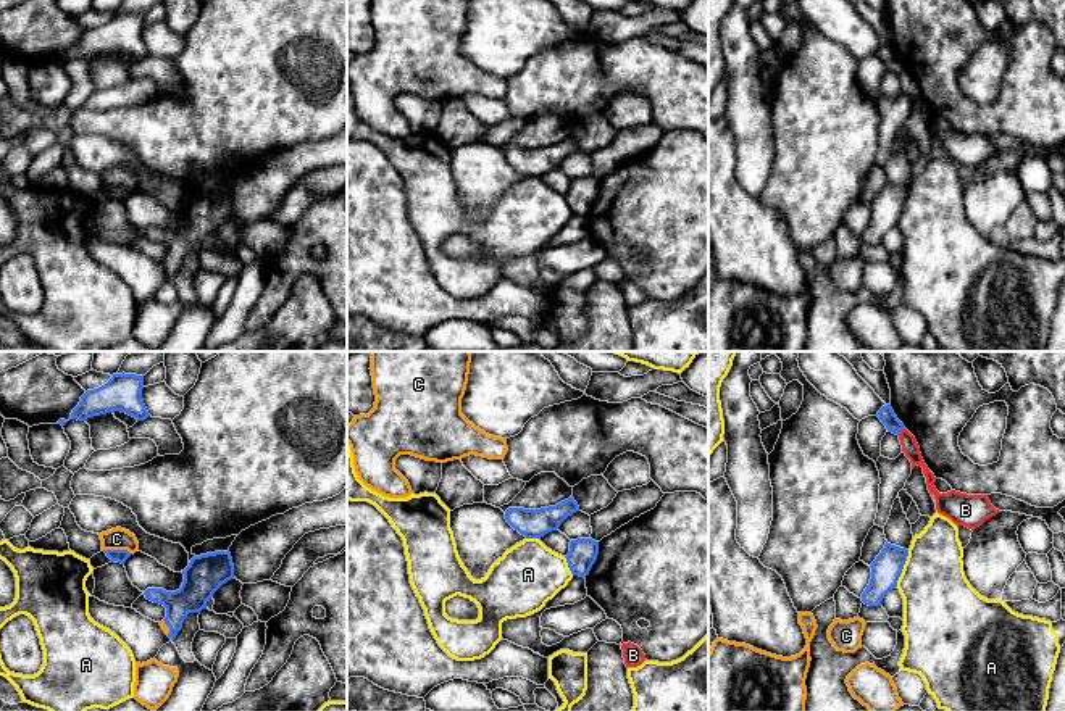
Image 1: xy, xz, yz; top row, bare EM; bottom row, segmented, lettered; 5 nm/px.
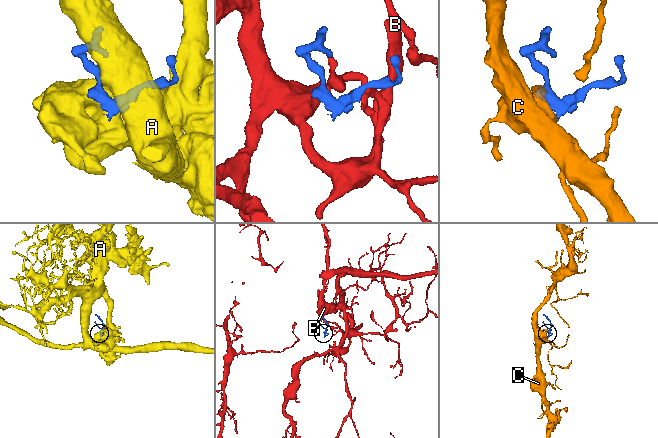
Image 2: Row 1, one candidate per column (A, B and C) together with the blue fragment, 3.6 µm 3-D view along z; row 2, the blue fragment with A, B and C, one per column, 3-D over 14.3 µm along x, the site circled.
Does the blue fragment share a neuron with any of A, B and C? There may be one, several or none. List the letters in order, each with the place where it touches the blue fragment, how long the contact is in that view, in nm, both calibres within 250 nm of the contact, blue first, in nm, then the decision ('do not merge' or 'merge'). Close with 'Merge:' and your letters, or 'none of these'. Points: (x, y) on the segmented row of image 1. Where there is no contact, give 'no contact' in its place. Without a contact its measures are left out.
A: meets blue in yz at (902, 568); contact 200 nm long; 150 nm thick on the blue side, 360 nm on the other; do not merge
B: meets blue in yz at (901, 429); contact 50 nm long; 80 nm thick on the blue side, 80 nm on the other; do not merge
C: meets blue in xy at (118, 550); contact 150 nm long; 60 nm thick on the blue side, 110 nm on the other; merge
Merge: C

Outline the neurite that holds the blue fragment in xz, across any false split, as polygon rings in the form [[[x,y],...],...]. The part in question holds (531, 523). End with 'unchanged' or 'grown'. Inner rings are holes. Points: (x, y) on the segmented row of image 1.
[[[573,497],[568,500],[541,509],[508,508],[505,511],[507,522],[526,538],[541,538],[545,534],[557,530],[560,524],[579,511]]]; unchanged

